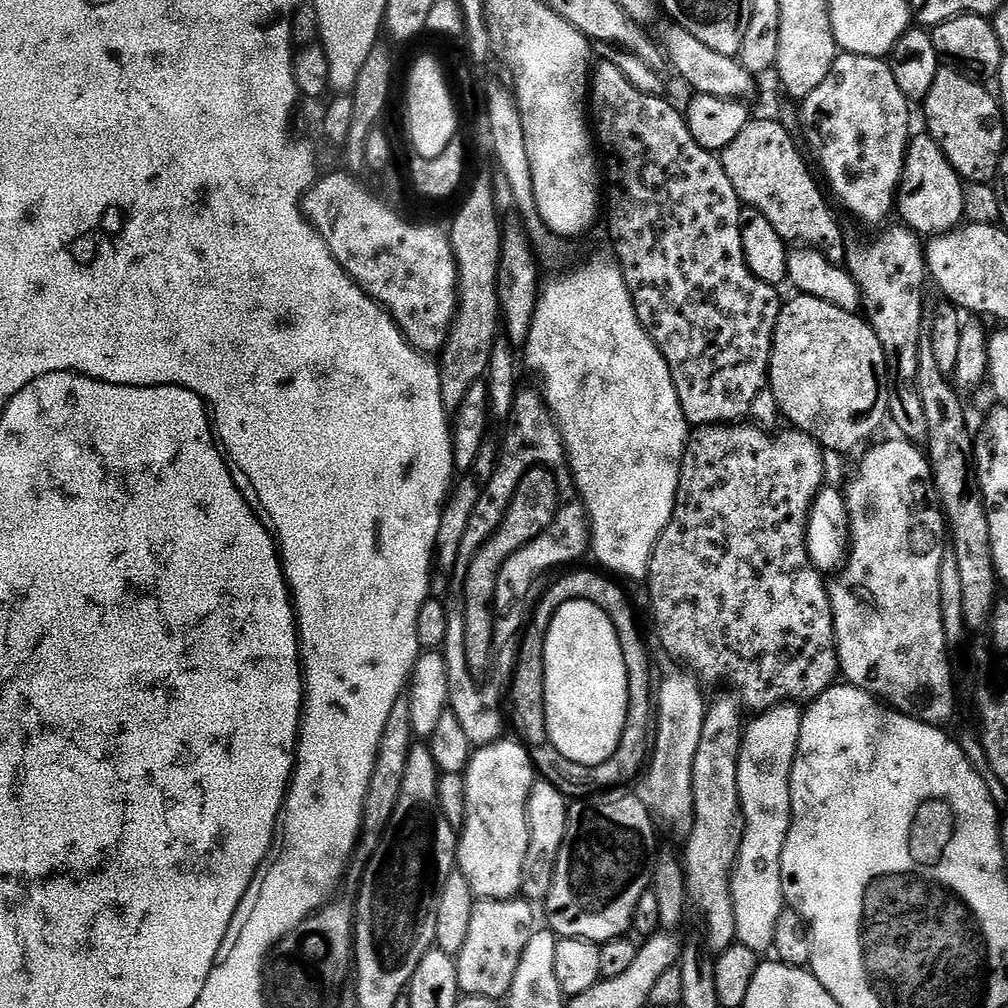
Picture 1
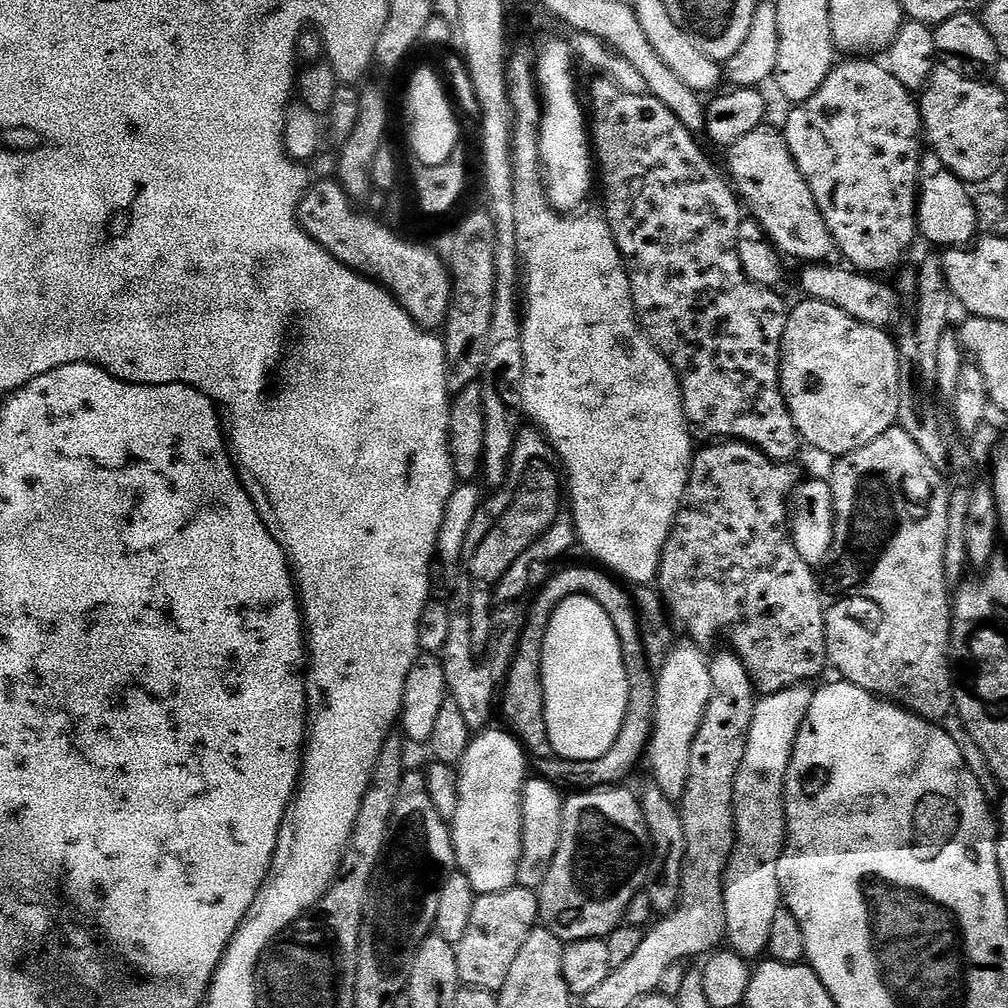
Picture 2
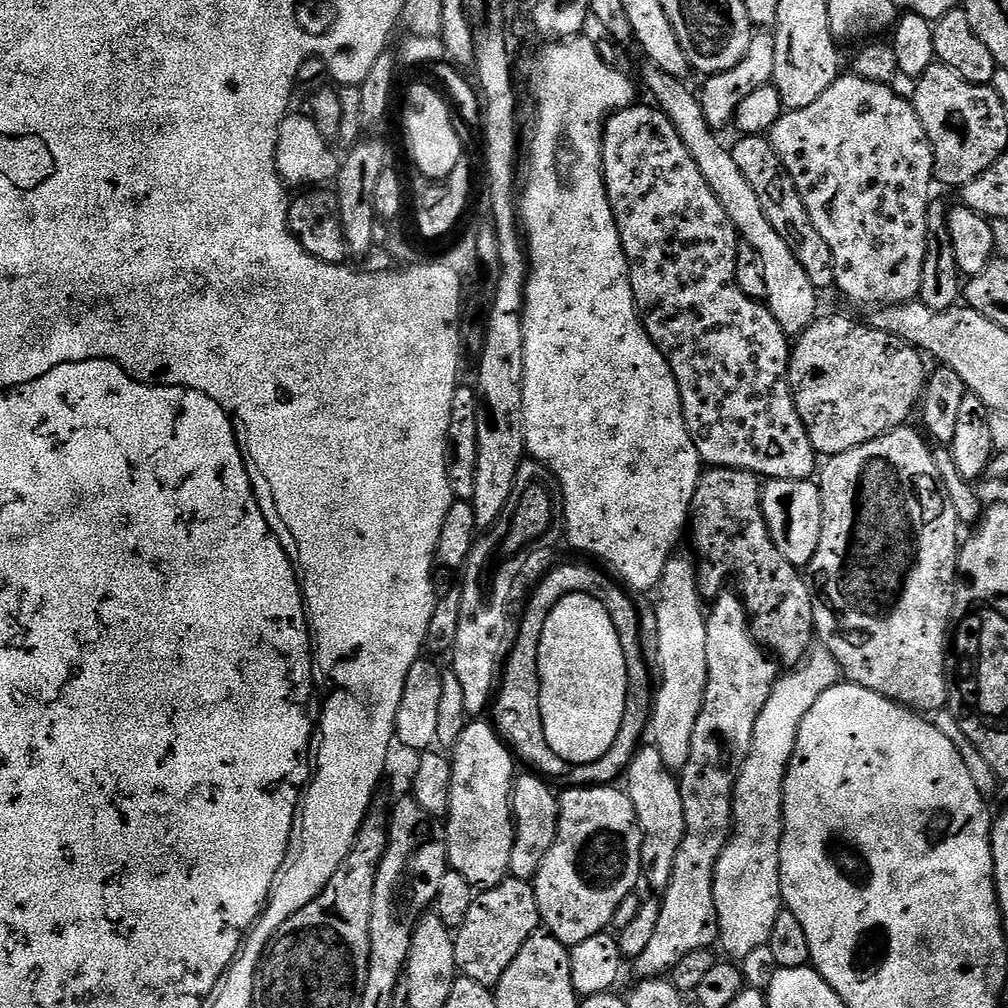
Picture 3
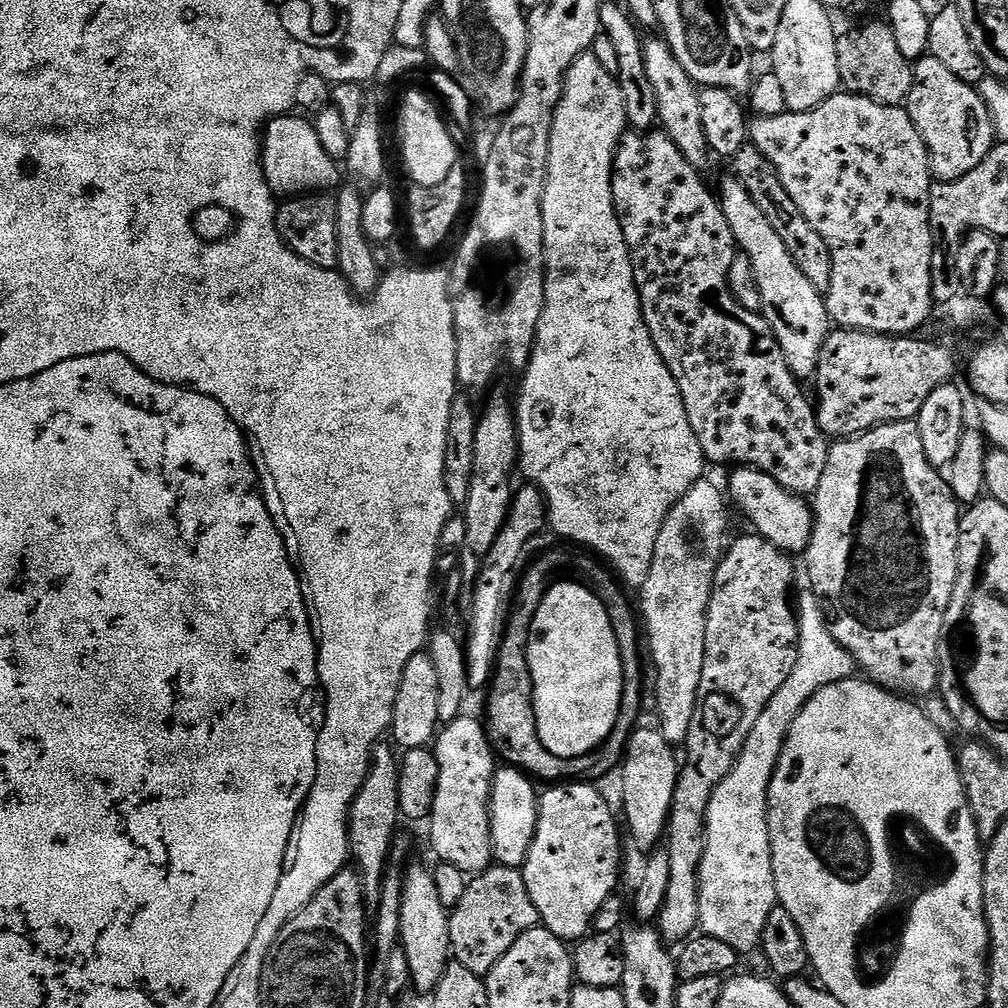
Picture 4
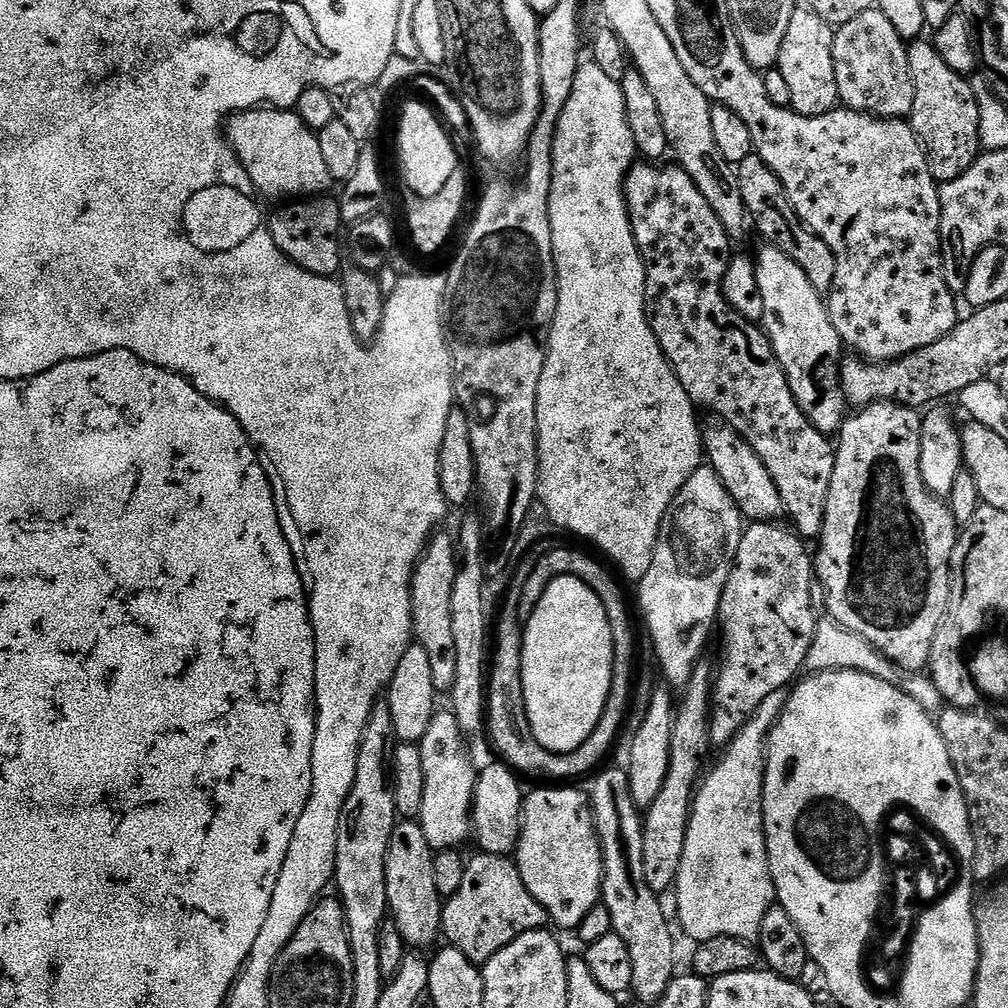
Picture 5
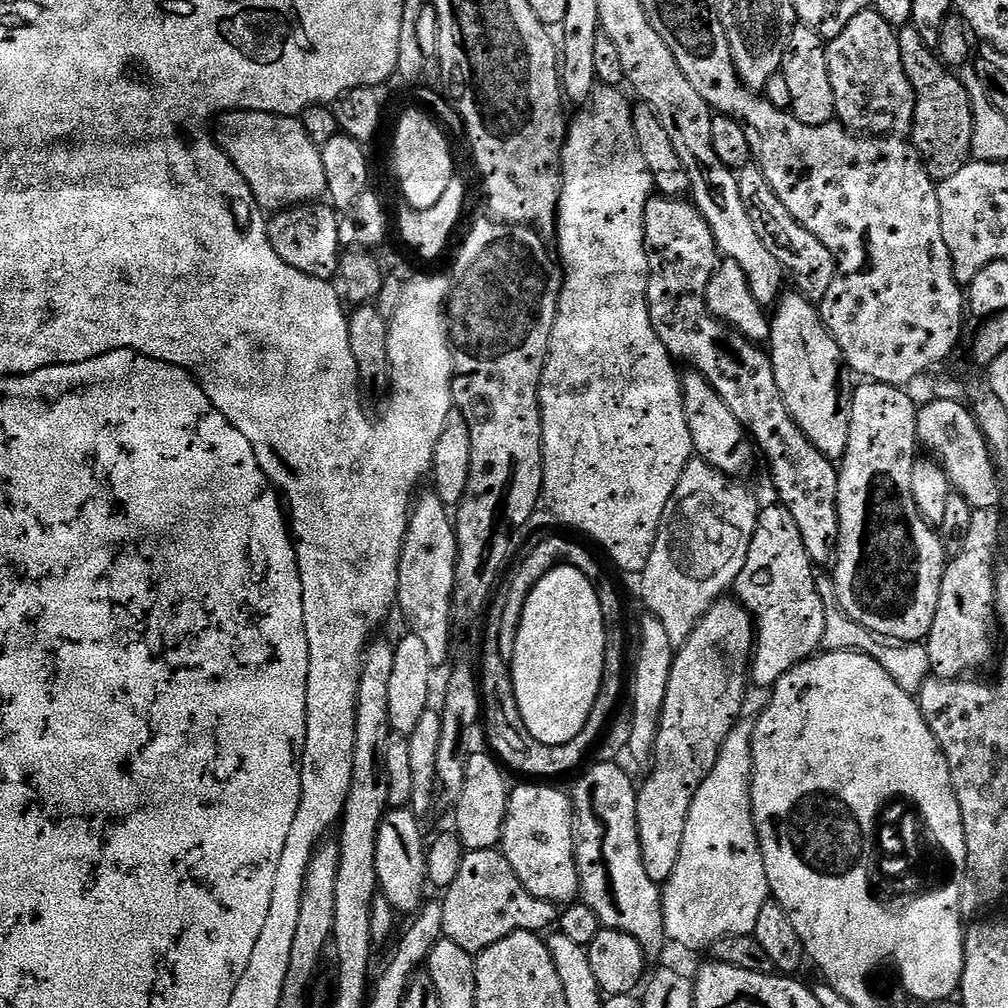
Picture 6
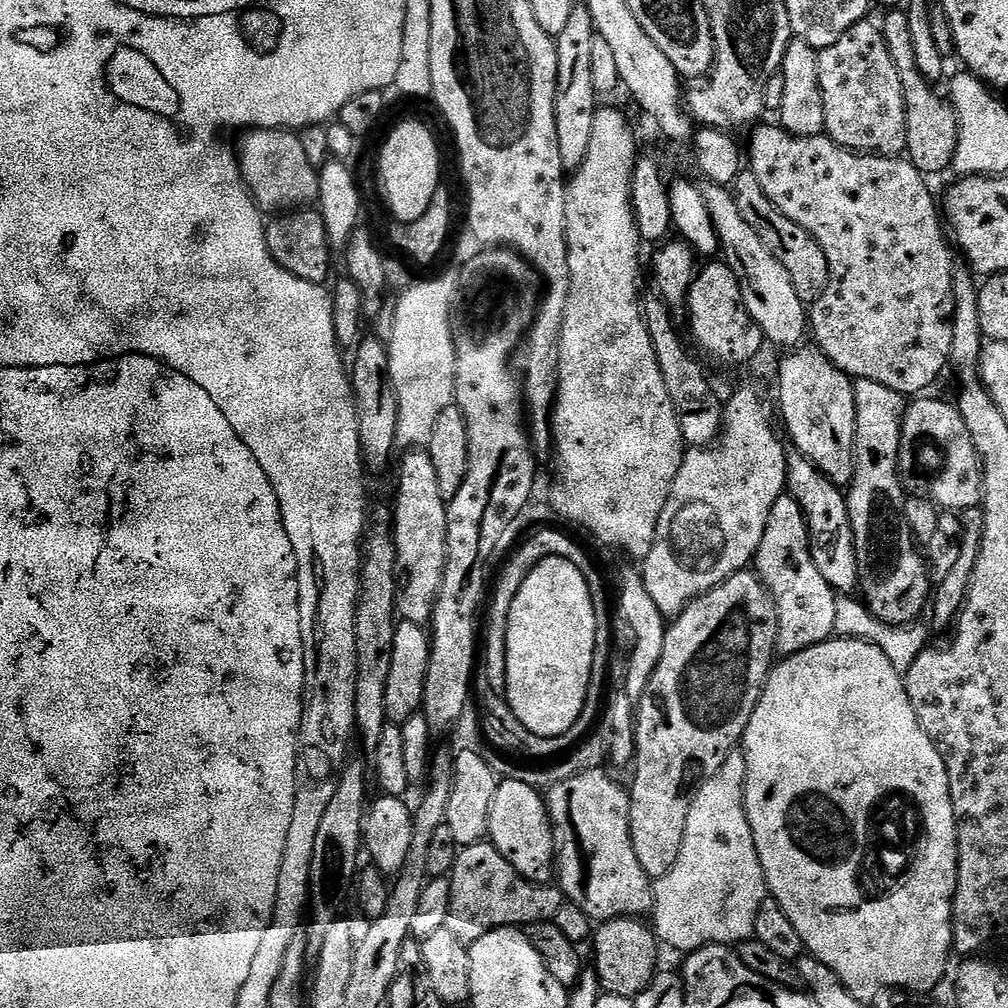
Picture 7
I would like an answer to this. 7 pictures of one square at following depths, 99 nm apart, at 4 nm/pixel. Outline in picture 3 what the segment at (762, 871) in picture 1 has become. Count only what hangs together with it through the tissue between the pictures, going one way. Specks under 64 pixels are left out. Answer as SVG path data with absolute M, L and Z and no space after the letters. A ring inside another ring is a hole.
M820 646L809 651L799 666L779 677L772 687L770 698L766 698L766 706L762 706L762 714L758 714L758 722L754 722L754 738L750 742L750 754L736 776L736 786L732 789L732 839L722 850L716 863L714 874L714 906L718 914L719 947L729 952L731 959L741 962L751 952L756 952L767 945L770 930L774 930L774 918L782 910L780 894L780 839L784 833L784 779L788 773L788 763L796 749L798 730L802 726L802 718L810 714L810 706L826 694L835 684L841 683L842 673L838 662L828 653L828 649Z

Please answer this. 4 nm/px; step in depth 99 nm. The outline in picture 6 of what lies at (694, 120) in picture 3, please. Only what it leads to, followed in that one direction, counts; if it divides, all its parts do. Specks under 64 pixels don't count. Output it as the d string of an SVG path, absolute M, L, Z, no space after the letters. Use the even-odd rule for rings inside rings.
M795 290L789 292L789 296L788 293L781 295L774 308L776 316L774 312L770 320L774 378L778 382L778 390L782 390L786 410L790 410L802 434L814 442L819 455L839 462L844 459L846 442L850 442L854 380L844 363L838 342L820 320L817 305Z

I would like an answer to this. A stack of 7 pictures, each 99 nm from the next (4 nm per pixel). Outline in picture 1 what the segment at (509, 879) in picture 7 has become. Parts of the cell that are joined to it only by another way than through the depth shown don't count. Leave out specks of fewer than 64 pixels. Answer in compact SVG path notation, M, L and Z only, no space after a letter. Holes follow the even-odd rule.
M523 898L477 899L474 914L470 914L470 931L466 934L466 942L454 958L458 986L463 995L498 1001L507 997L514 974L518 974L518 962L522 962L522 950L526 950L526 942L530 942L537 927L536 912L532 908L535 907Z

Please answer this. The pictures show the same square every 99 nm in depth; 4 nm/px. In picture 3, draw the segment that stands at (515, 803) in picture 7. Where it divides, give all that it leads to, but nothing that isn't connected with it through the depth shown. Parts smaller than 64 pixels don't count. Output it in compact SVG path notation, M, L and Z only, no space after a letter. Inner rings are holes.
M576 786L569 792L560 792L560 821L556 827L556 841L550 846L546 858L542 858L542 866L536 871L534 887L538 898L538 910L543 927L551 932L554 938L558 938L566 945L574 945L578 942L586 942L586 938L594 938L594 934L605 931L611 925L614 910L618 908L622 898L633 895L637 891L636 883L642 880L642 830L638 826L638 818L634 814L634 806L630 802L627 791L620 786Z

